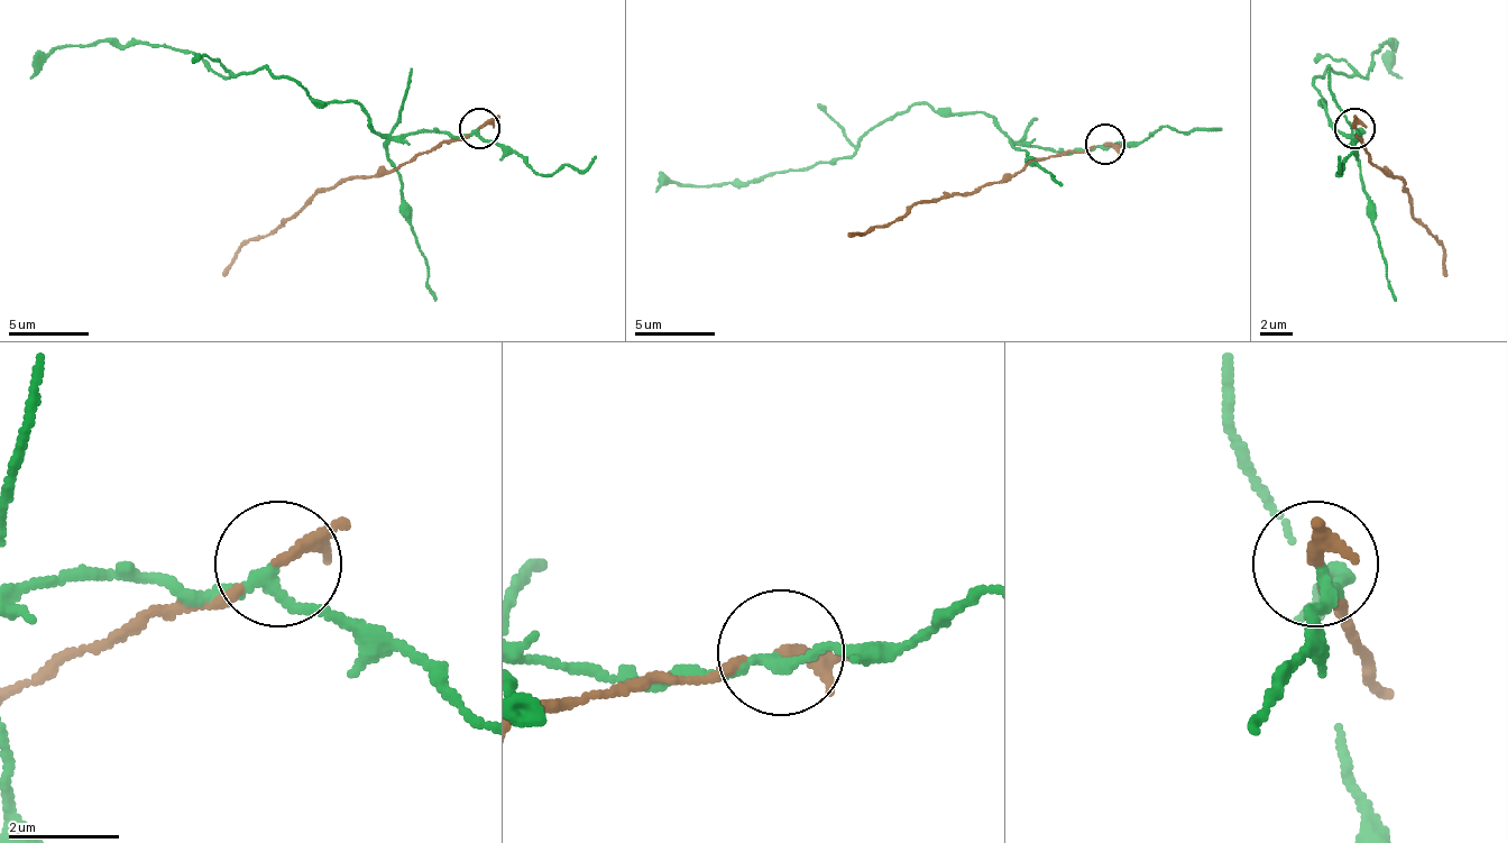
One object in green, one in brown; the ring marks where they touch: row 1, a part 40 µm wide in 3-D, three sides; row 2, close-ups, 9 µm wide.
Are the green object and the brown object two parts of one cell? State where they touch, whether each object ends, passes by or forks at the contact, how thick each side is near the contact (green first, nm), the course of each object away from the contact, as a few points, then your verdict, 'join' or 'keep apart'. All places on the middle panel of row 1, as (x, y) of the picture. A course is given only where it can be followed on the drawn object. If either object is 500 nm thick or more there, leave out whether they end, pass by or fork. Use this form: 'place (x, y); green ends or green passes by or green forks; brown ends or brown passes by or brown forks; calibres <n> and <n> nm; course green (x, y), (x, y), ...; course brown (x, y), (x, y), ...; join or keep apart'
place (1105, 144); green passes by; brown forks; calibres 170 and 160 nm; course green (1104, 143), (1044, 150), (1016, 143), (983, 111), (943, 115), (911, 102), (851, 155), (751, 183), (654, 191); course brown (1104, 143), (1048, 155), (972, 191), (947, 191), (924, 199), (875, 227), (847, 236); keep apart

